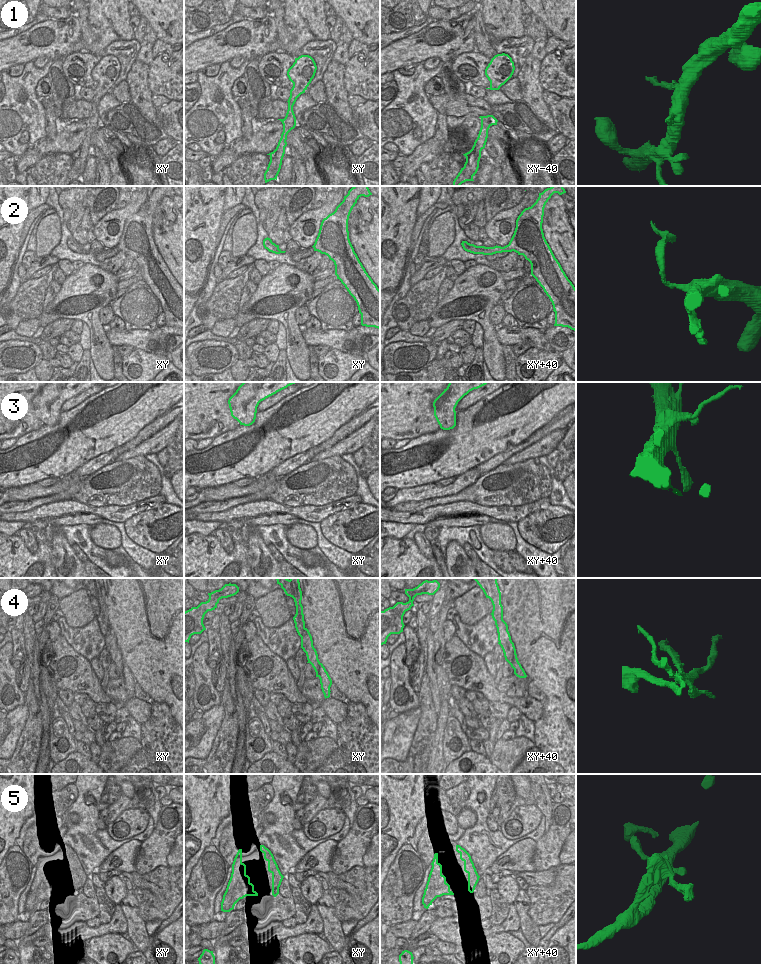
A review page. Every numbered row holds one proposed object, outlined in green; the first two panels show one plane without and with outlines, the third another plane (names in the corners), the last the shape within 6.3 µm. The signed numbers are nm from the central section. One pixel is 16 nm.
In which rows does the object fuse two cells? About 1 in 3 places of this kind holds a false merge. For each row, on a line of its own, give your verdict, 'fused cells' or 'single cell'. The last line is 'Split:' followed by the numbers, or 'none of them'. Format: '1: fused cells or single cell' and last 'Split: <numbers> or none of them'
1: fused cells
2: fused cells
3: single cell
4: fused cells
5: fused cells
Split: 1, 2, 4, 5

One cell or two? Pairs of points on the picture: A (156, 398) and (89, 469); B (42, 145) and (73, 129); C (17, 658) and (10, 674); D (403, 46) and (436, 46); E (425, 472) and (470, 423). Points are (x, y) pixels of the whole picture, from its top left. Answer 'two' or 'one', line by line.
A: two
B: one
C: two
D: one
E: one

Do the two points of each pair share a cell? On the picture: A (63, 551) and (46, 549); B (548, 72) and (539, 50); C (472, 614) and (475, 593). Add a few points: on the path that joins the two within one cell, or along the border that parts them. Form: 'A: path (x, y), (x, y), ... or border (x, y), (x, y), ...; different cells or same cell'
A: border (50, 543), (53, 549), (55, 567); different cells
B: border (547, 54), (541, 61); different cells
C: path (472, 609), (473, 597); same cell

